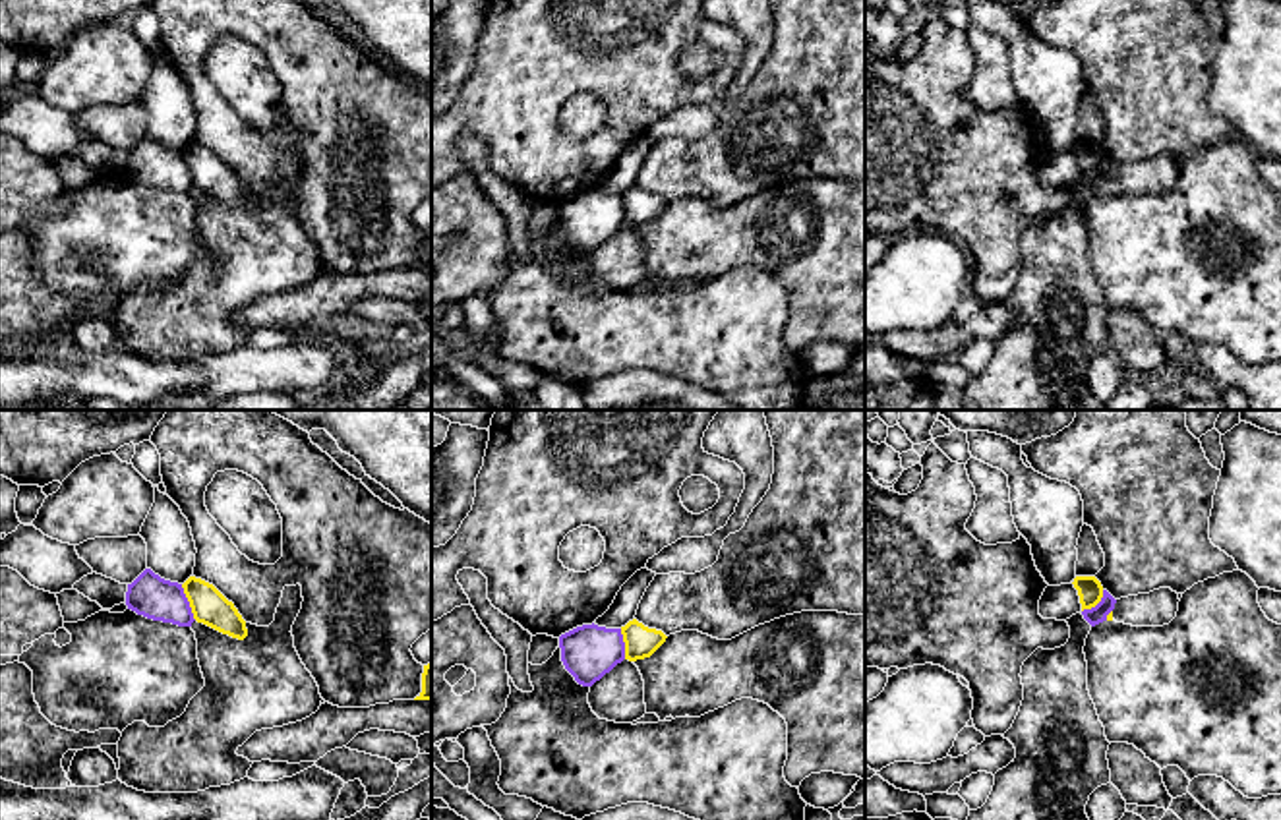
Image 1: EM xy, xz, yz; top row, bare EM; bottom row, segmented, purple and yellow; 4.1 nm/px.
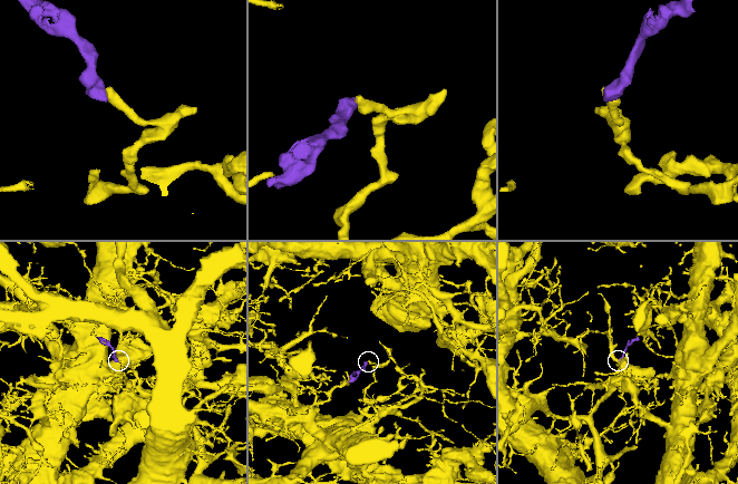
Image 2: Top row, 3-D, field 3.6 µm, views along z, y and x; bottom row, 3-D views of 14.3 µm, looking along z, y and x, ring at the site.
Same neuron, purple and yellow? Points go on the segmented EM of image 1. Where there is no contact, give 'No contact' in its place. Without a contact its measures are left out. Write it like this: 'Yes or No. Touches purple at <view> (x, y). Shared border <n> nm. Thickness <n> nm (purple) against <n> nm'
No. Touches purple at xy (188, 602). Shared border 170 nm. Thickness 180 nm (purple) against 150 nm

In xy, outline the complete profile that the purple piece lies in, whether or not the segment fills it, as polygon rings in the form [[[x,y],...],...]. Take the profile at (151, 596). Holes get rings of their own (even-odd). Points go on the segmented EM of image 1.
[[[145,569],[126,592],[128,609],[153,621],[192,627],[194,613],[182,584],[170,582]]]

